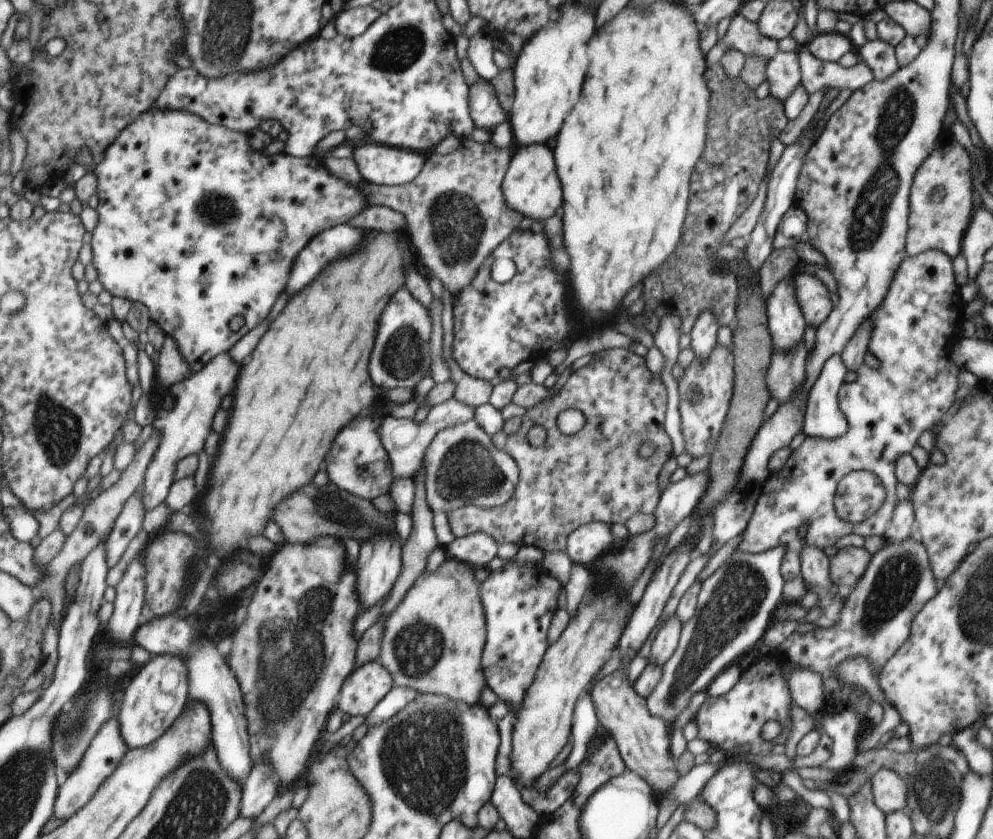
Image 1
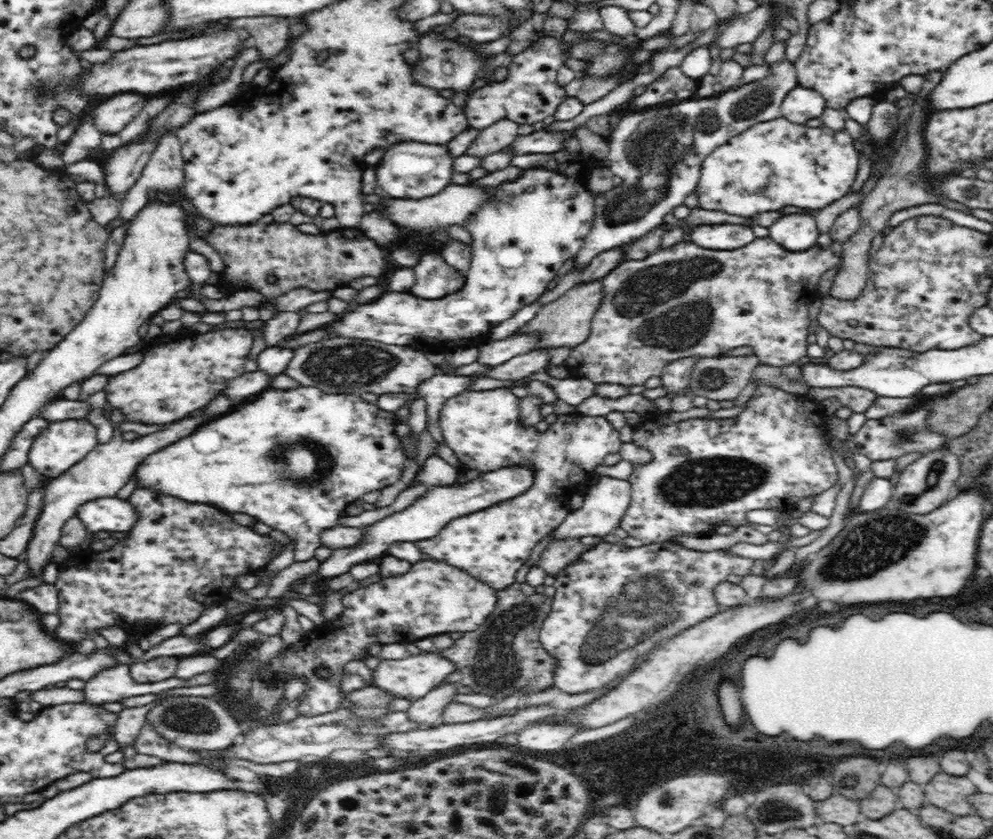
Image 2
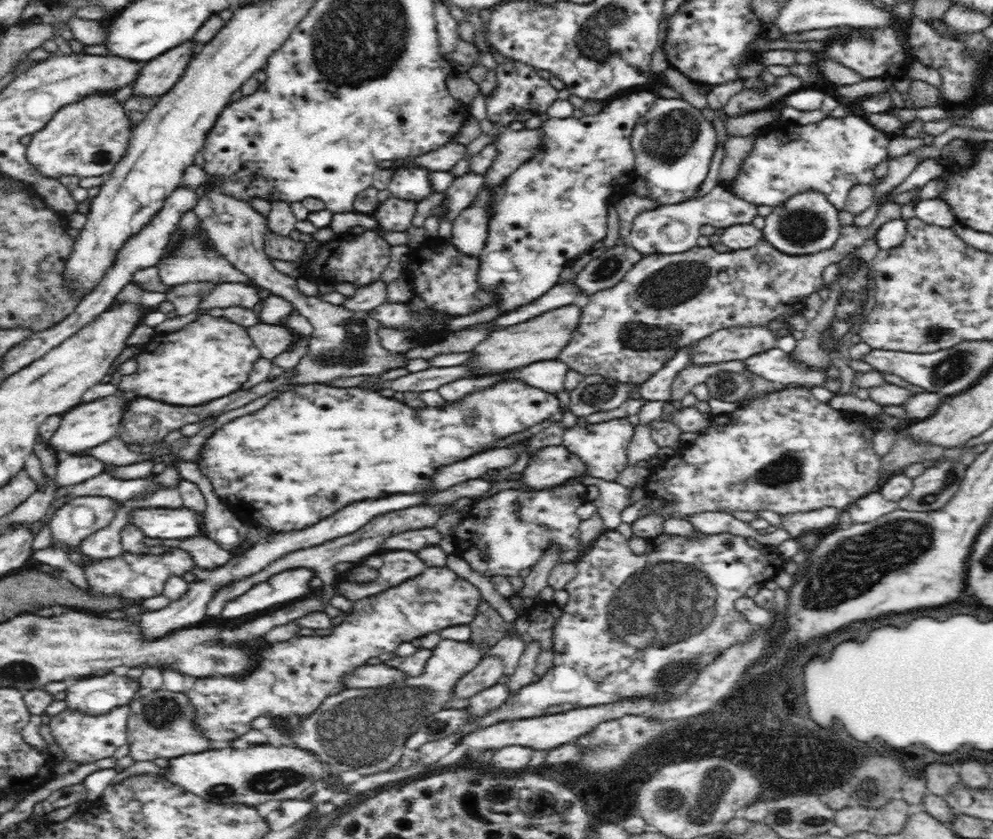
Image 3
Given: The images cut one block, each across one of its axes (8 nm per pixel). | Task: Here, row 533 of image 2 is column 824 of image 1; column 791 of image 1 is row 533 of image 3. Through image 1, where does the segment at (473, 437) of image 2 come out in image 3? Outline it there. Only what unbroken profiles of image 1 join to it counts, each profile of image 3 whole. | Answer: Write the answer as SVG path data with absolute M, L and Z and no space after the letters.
M572 477L562 485L552 489L532 492L503 492L490 498L478 501L470 512L463 516L461 523L455 528L455 534L450 535L456 544L456 555L468 563L472 572L485 576L490 581L496 576L516 576L526 568L532 567L540 560L546 547L556 547L566 552L579 544L580 517L576 509L586 502L587 486L580 483L580 478Z

